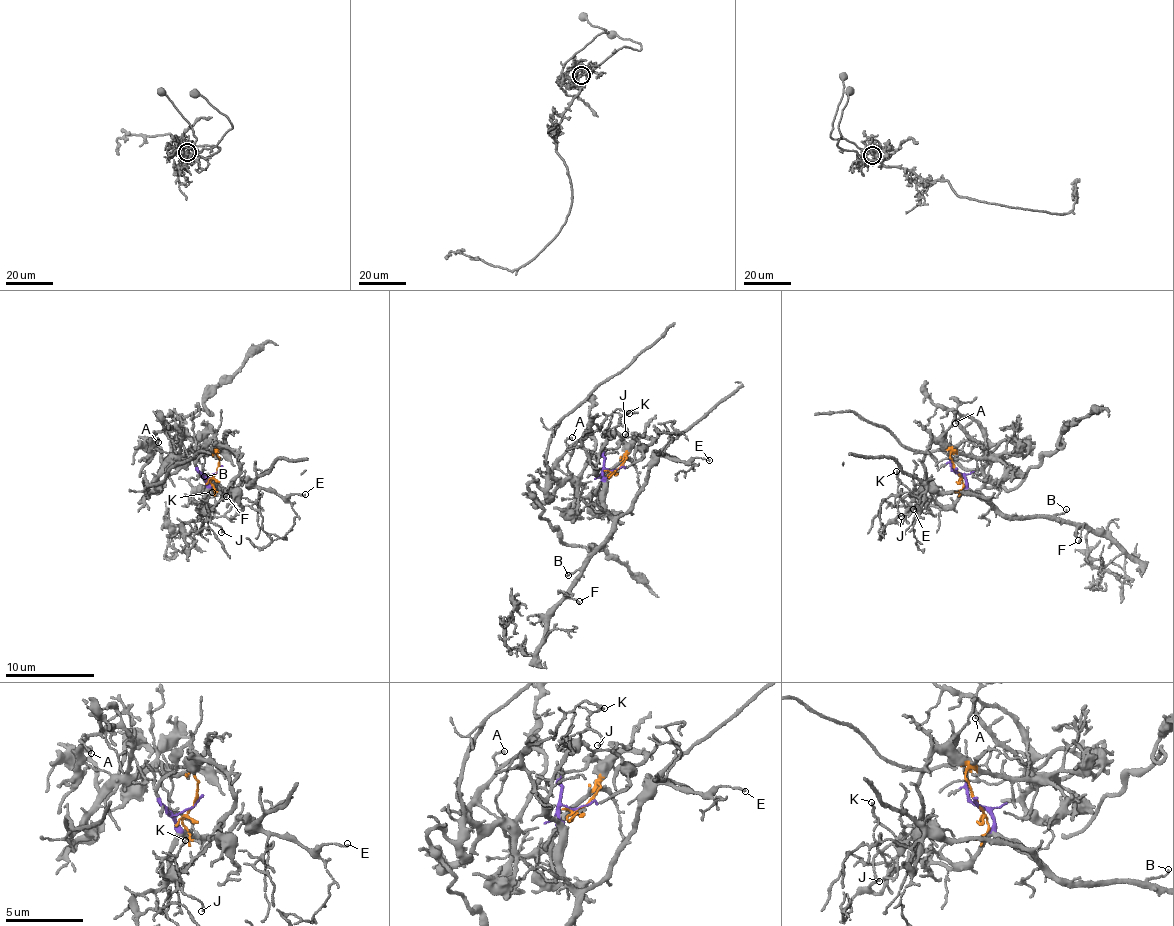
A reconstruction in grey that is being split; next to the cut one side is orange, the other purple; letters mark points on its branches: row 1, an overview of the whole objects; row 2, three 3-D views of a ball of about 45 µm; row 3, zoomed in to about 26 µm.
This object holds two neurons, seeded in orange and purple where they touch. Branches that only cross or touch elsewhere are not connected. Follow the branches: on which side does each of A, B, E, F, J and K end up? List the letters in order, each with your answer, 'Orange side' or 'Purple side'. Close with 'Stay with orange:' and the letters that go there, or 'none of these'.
A: Orange side
B: Purple side
E: Purple side
F: Purple side
J: Purple side
K: Purple side
Stay with orange: A

